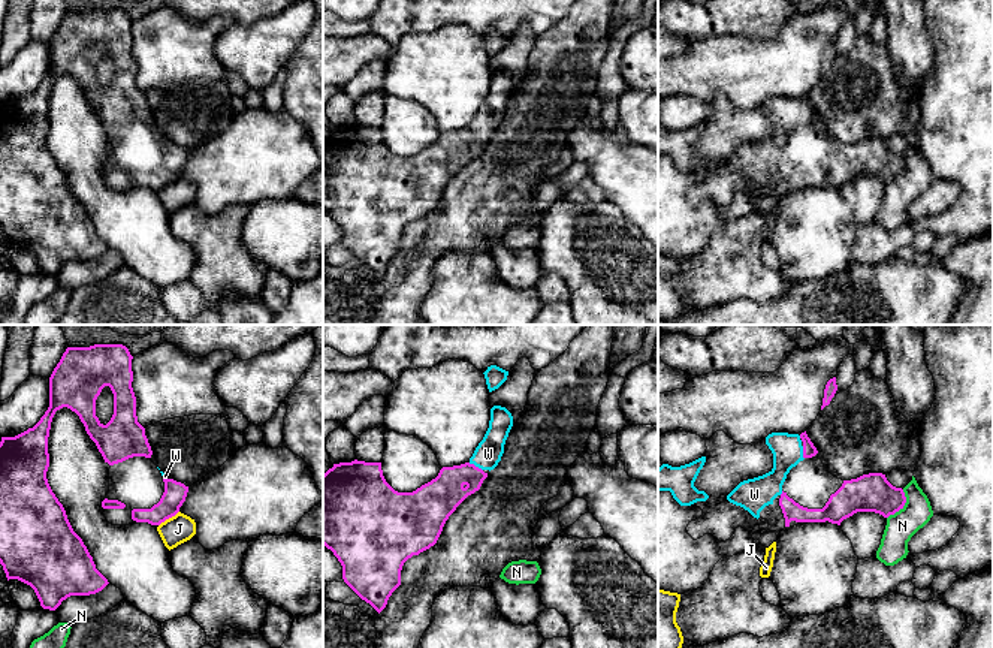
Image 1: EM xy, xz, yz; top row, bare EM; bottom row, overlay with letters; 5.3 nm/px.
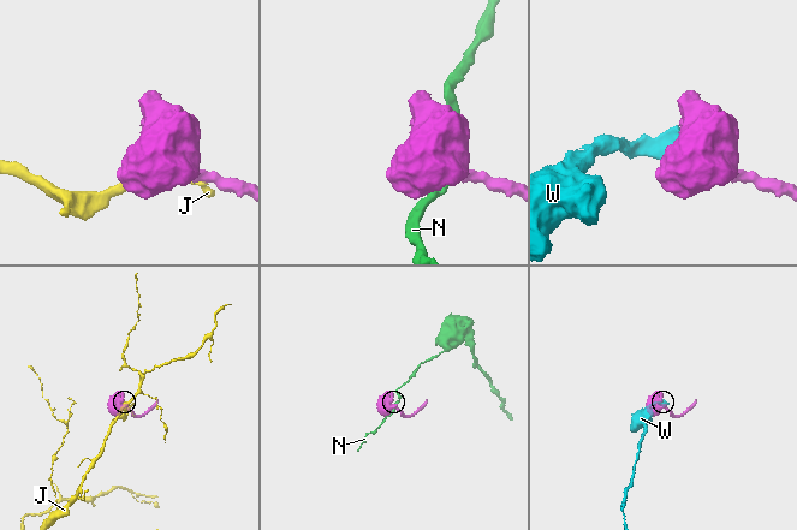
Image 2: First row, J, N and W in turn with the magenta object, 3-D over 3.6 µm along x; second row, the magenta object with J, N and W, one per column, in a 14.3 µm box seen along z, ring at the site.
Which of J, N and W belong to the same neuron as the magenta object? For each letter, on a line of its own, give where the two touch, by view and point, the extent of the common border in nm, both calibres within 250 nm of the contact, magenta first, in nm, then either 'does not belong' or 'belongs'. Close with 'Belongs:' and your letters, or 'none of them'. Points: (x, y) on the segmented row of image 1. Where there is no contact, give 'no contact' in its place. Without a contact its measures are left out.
J: xy (168, 518) | 140 nm | 120/150 nm | does not belong
N: yz (902, 506) | 180 nm | 200/160 nm | does not belong
W: xz (474, 466) | 90 nm | 200/150 nm | belongs
Belongs: W

